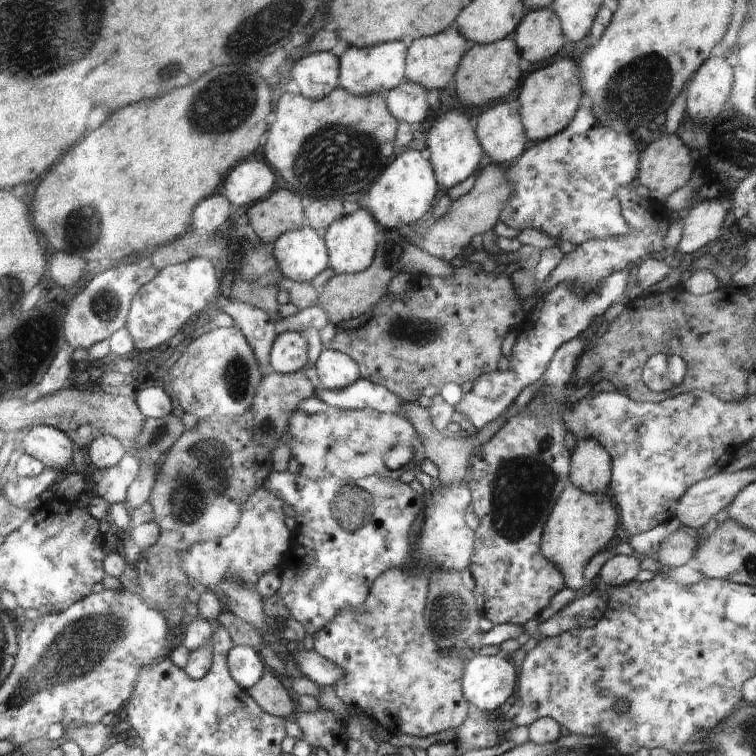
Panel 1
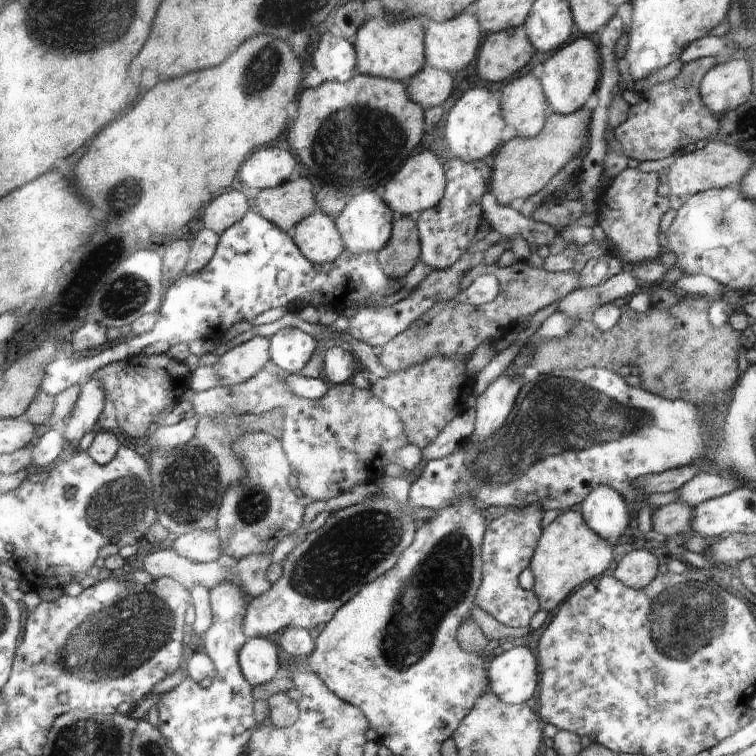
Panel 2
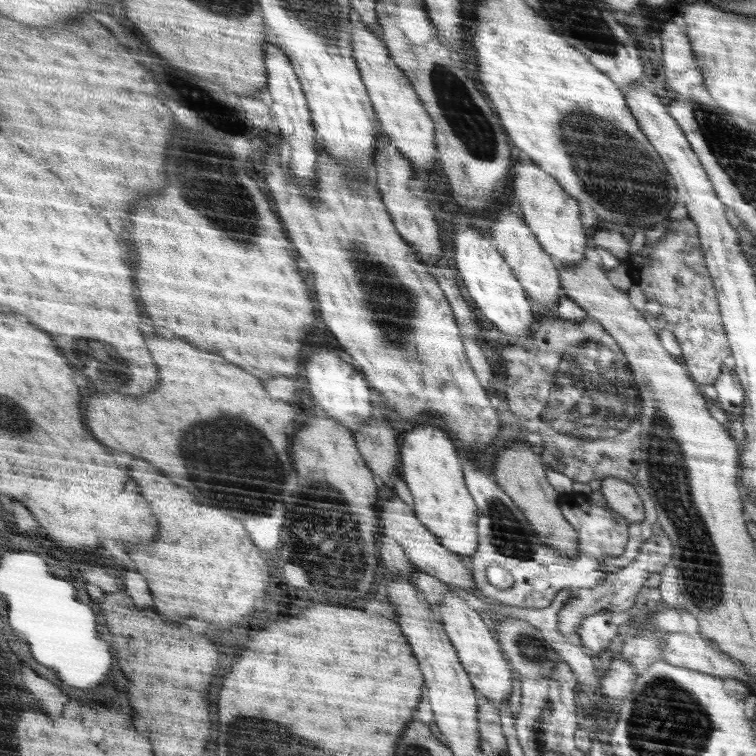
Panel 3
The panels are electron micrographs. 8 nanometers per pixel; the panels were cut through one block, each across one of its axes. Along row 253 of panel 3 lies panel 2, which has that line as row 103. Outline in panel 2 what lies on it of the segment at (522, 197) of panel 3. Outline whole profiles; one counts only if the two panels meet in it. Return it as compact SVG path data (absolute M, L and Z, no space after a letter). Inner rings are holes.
M590 36L574 39L570 44L562 46L558 52L543 63L539 80L542 88L545 89L553 112L562 114L576 112L583 108L586 100L596 92L599 85L598 66L600 66L600 62L596 56L596 48L590 39Z

